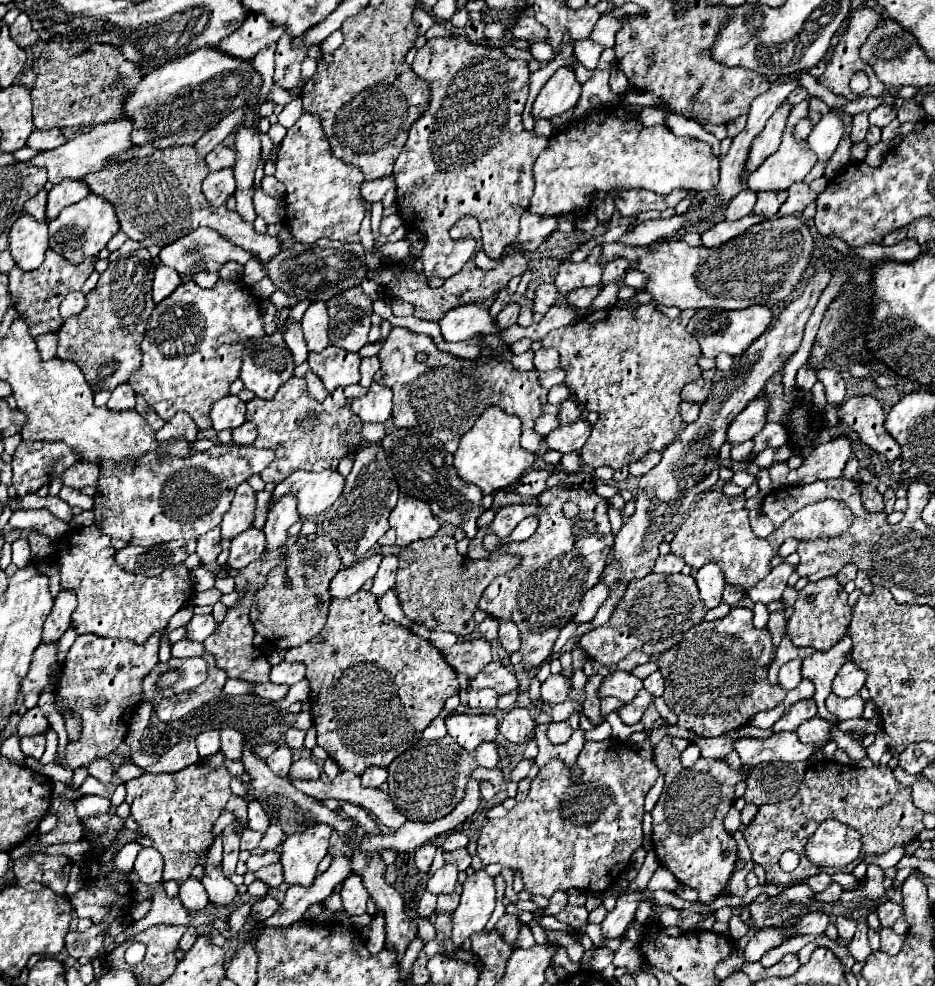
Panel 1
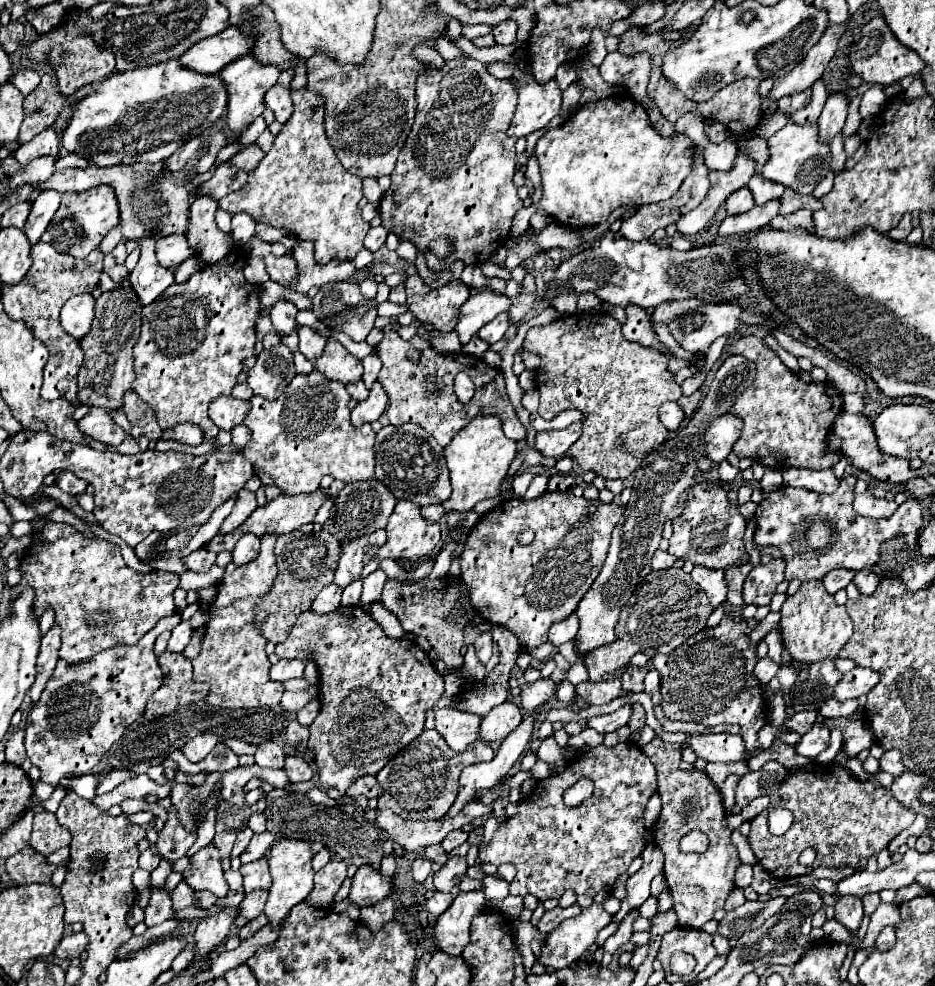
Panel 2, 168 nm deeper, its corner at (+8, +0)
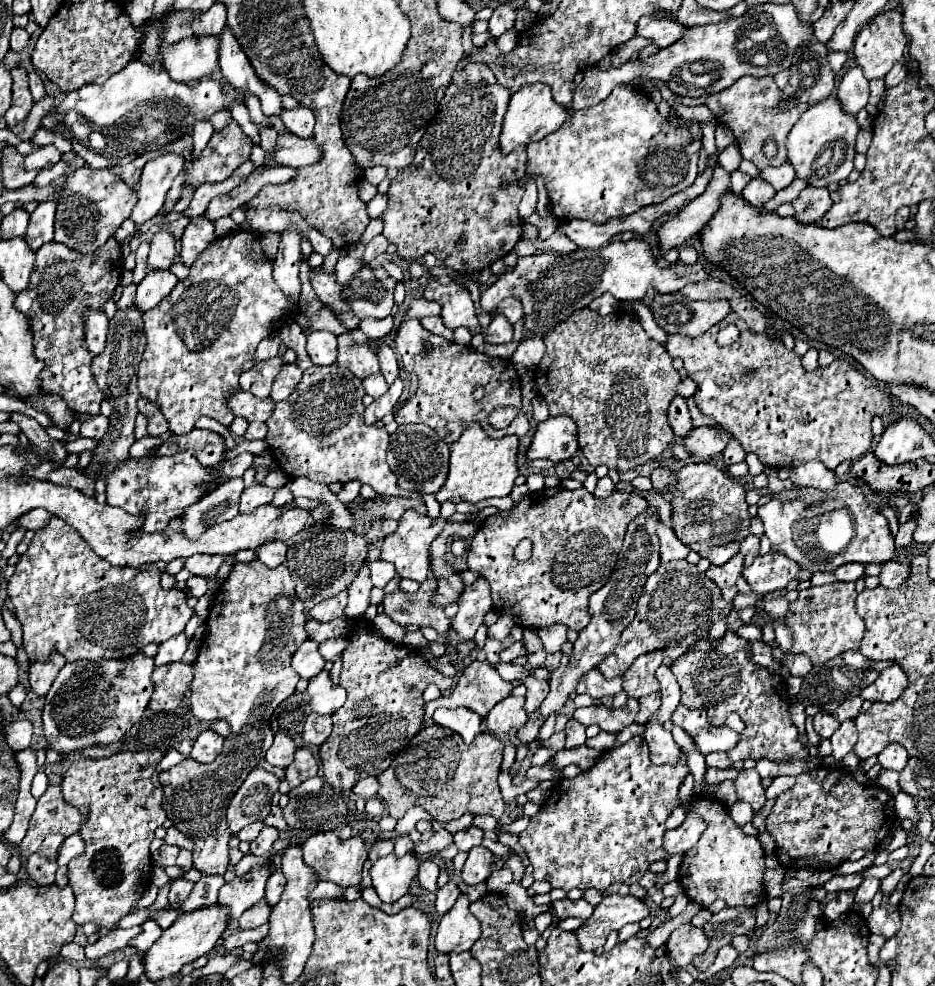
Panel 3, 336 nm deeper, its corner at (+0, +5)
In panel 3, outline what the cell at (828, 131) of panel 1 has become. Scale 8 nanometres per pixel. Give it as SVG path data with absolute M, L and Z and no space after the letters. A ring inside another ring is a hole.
M859 66L851 68L843 76L837 88L837 98L845 114L857 114L861 108L865 108L869 98L869 80L863 76L863 70Z

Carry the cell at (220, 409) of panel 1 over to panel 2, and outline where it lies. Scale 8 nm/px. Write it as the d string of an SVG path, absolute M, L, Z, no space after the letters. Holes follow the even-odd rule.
M217 397L209 405L211 421L225 431L231 431L235 425L243 423L245 415L249 413L249 401L239 401L235 397Z

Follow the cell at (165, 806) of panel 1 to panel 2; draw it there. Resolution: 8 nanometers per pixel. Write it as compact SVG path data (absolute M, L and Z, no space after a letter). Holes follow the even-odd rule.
M159 799L161 807L165 807L169 811L169 819L163 827L163 831L159 833L159 839L157 839L157 851L167 859L167 861L177 861L181 859L187 849L195 843L197 835L195 833L187 833L183 829L183 825L177 821L177 811L171 807L169 799Z

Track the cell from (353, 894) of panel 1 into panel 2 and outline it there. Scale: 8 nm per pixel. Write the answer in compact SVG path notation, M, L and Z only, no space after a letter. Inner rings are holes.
M361 865L353 877L349 899L359 907L379 903L393 891L393 879L381 875L379 869Z

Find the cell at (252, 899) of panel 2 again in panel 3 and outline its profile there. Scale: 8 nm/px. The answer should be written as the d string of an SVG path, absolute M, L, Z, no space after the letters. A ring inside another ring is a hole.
M275 870L269 880L267 880L267 888L265 888L265 900L269 906L275 906L279 902L281 890L285 886L285 876L281 874L281 870Z

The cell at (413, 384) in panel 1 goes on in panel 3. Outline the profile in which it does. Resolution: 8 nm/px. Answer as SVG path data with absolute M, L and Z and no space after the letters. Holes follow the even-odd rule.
M407 320L401 324L399 336L395 336L395 352L403 360L403 370L409 374L415 374L419 378L415 396L407 398L401 406L401 410L395 414L397 424L409 424L409 422L427 424L433 430L437 430L437 434L447 444L453 444L471 422L481 422L485 432L493 438L501 438L507 434L523 436L529 432L529 420L523 414L515 416L513 428L509 426L509 428L497 430L487 422L489 414L495 408L521 404L519 380L517 380L513 364L509 360L491 358L491 356L485 356L485 354L473 350L471 346L461 346L455 342L449 342L443 336L427 332L419 320ZM426 343L433 347L431 356L424 354ZM475 386L485 388L485 396L481 402L473 402L473 398L471 398L471 392Z

